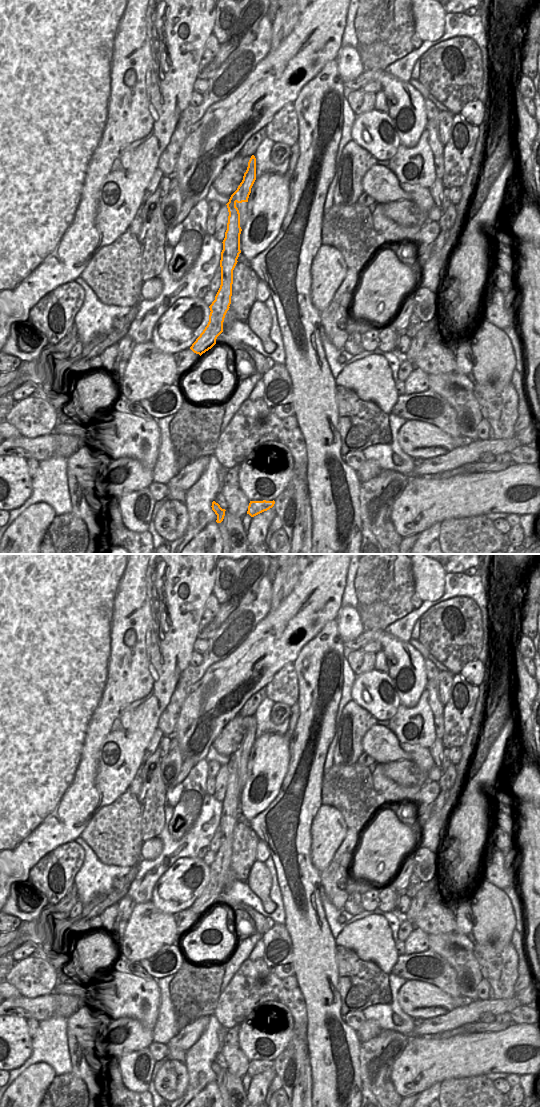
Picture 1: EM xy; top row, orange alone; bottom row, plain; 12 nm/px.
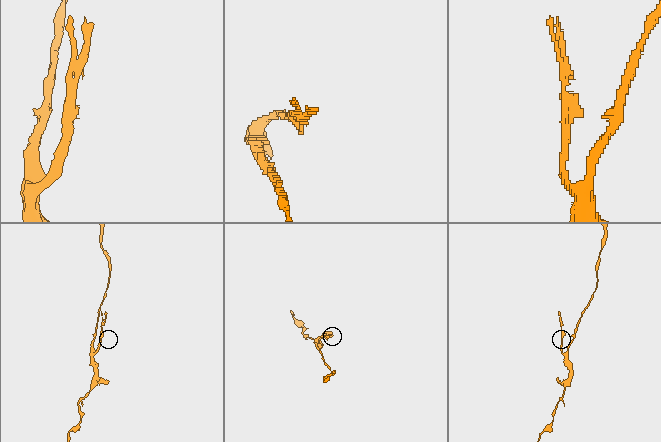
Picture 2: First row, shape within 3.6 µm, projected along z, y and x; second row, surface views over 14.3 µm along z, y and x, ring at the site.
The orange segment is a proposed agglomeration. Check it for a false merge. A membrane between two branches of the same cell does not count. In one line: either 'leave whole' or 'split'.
split

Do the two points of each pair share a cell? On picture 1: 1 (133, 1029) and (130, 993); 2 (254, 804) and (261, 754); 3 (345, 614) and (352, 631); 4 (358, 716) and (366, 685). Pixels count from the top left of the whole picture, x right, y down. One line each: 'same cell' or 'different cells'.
1: different cells
2: same cell
3: same cell
4: different cells

